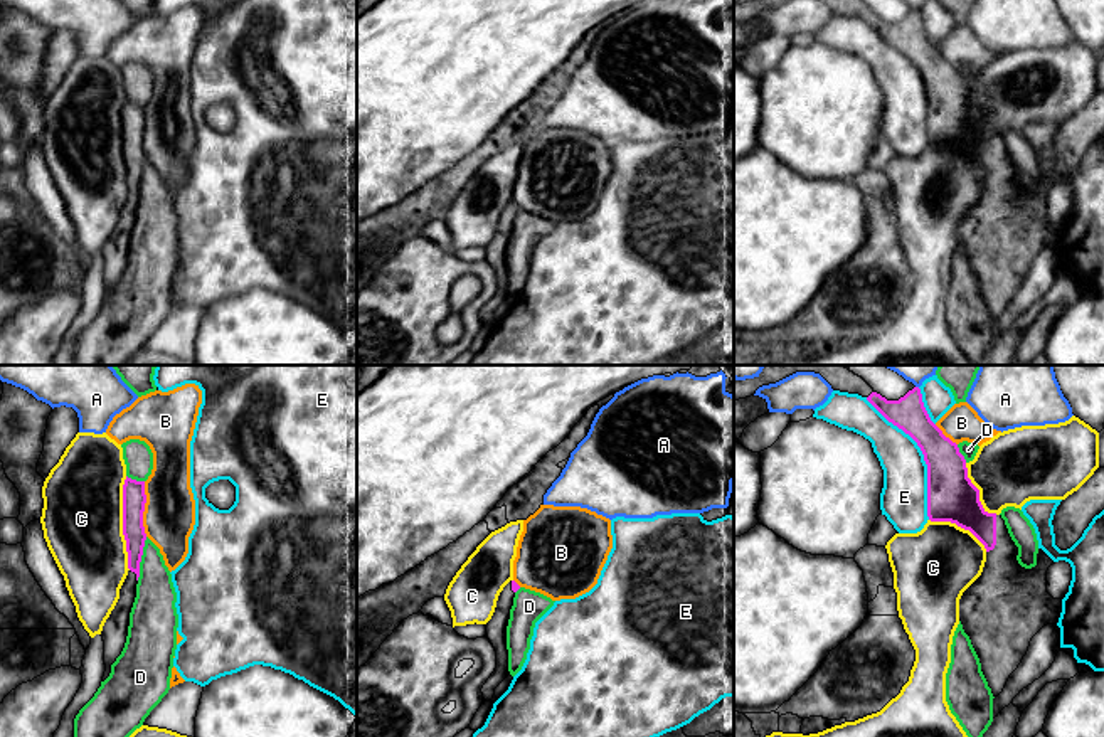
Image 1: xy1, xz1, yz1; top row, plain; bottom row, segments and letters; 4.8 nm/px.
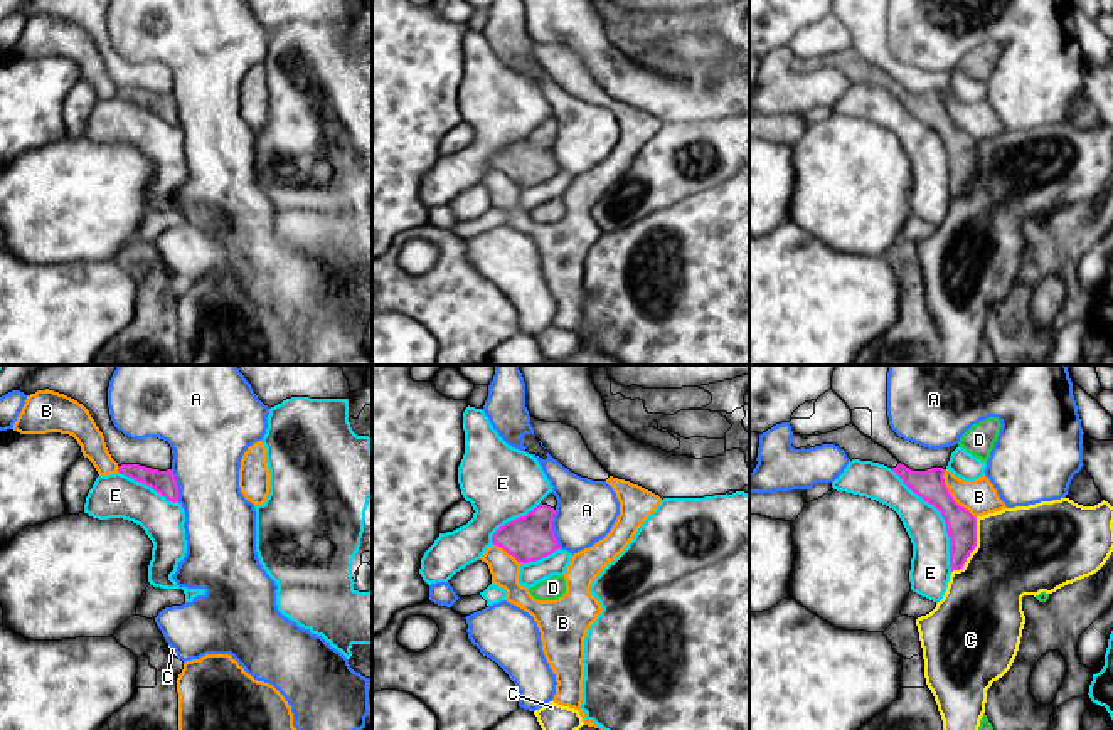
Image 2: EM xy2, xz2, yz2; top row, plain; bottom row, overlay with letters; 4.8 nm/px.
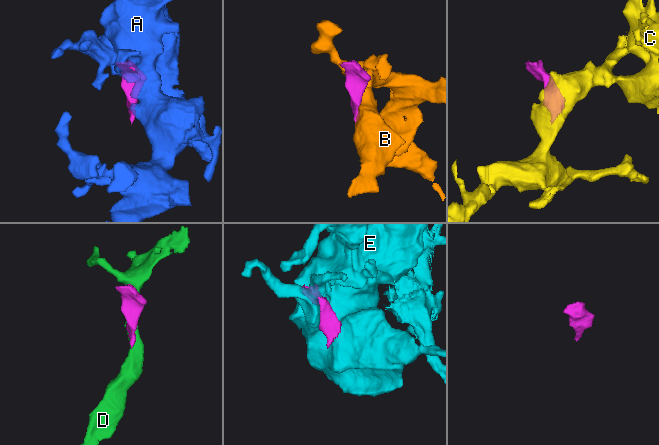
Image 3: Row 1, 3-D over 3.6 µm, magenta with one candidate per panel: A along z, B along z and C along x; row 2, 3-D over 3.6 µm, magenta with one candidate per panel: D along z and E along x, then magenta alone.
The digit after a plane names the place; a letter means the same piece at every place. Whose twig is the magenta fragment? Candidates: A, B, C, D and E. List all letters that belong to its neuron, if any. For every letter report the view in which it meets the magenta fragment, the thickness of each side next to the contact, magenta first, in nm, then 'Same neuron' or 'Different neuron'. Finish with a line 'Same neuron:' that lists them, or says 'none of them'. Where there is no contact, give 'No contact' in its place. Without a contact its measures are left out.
A: Touches magenta in xz2. Thickness 220 nm (magenta) against 300 nm. Different neuron
B: Touches magenta in xy1. Thickness 110 nm (magenta) against 240 nm. Different neuron
C: Touches magenta in xy1. Thickness 110 nm (magenta) against 380 nm. Different neuron
D: Touches magenta in xy1. Thickness 110 nm (magenta) against 200 nm. Different neuron
E: Touches magenta in yz1. Thickness 240 nm (magenta) against 220 nm. Different neuron
Same neuron: none of them

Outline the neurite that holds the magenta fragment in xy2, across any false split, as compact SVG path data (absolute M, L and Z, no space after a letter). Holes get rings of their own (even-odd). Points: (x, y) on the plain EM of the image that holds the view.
M121 87L118 96L150 109L168 124L178 124L178 109L172 93L158 94L140 87Z

